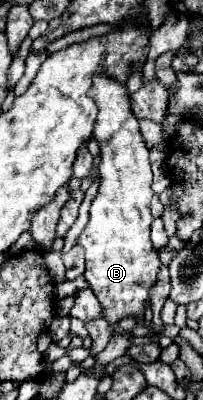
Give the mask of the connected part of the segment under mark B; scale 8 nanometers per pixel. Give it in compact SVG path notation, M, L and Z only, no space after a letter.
M100 75L100 77L94 77L90 97L98 105L94 137L100 143L100 157L102 157L100 169L98 169L100 171L100 189L92 201L90 219L88 219L84 233L78 239L78 245L82 245L86 249L84 277L88 281L88 287L94 291L96 299L100 301L102 317L108 321L108 325L114 333L116 325L126 317L134 317L138 321L144 319L144 313L150 307L150 289L158 281L160 259L150 241L150 225L152 225L150 199L154 195L154 191L150 189L152 171L150 171L150 161L148 161L148 149L144 149L144 139L140 137L138 121L136 121L136 117L132 117L132 111L130 111L130 99L128 99L126 87L112 81L110 77Z

